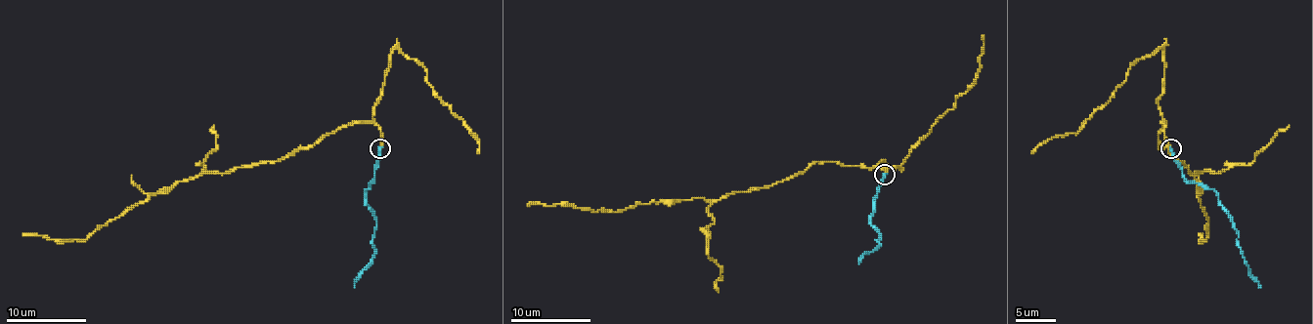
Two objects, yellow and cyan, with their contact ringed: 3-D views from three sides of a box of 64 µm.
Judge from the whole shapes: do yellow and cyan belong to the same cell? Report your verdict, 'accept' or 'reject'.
accept

